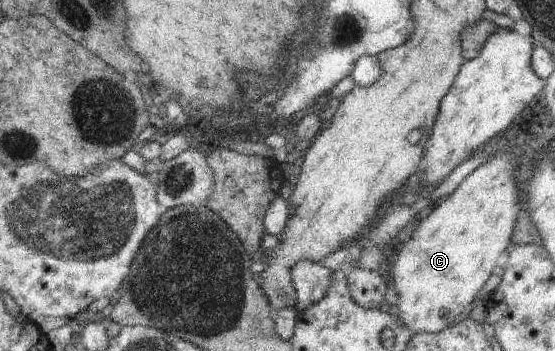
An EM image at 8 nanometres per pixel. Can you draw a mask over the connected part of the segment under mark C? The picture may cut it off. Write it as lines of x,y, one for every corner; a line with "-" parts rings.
508,150
500,152
498,156
494,156
493,152
493,154
486,161
467,174
452,193
439,200
436,204
433,204
424,214
422,214
421,220
416,225
416,228
404,241
404,243
399,246
399,253
396,256
396,260
394,260
393,264
389,265
389,276
391,278
390,286
393,284
393,288
398,294
396,303
399,310
398,318
411,330
412,334
434,334
440,332
448,325
454,324
454,322
457,322
457,320
465,316
467,310
470,308
470,304
472,304
472,302
475,300
474,298
476,294
480,292
480,288
482,288
482,286
484,286
484,282
488,280
490,272
494,270
496,265
501,264
502,257
512,245
511,236
513,233
513,228
517,222
517,212
520,210
520,208
524,208
521,186
519,186
517,189
516,183
514,182
514,177
512,176
514,168
518,166
518,158
520,158
518,154
512,154
512,152
508,152

